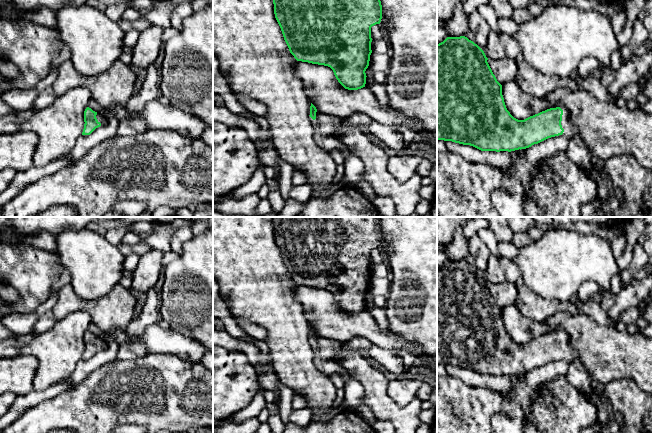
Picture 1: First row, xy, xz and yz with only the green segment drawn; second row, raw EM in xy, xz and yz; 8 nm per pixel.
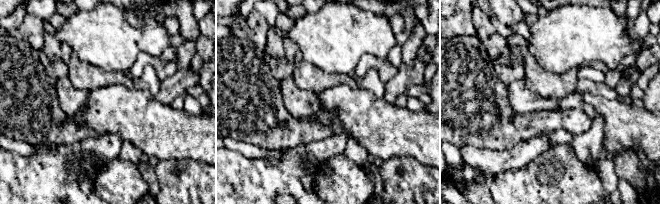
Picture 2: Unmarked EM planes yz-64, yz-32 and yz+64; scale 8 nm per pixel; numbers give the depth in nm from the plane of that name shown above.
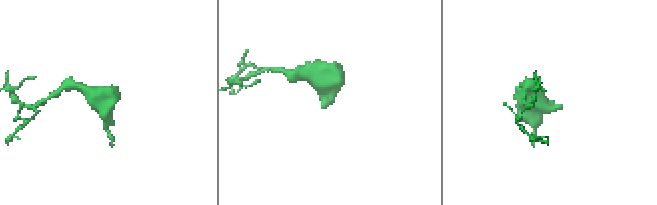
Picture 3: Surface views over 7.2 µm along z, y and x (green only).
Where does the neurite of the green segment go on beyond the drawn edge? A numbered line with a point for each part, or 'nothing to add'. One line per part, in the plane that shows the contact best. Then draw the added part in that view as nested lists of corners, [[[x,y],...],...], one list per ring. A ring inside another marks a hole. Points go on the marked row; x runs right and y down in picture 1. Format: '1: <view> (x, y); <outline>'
1: yz (569, 128); [[[560,106],[560,108],[563,110],[561,125],[564,132],[562,135],[571,139],[576,136],[576,127],[570,118],[570,112],[563,106]]]

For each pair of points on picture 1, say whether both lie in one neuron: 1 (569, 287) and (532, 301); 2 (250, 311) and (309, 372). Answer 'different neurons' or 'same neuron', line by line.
1: different neurons
2: same neuron

